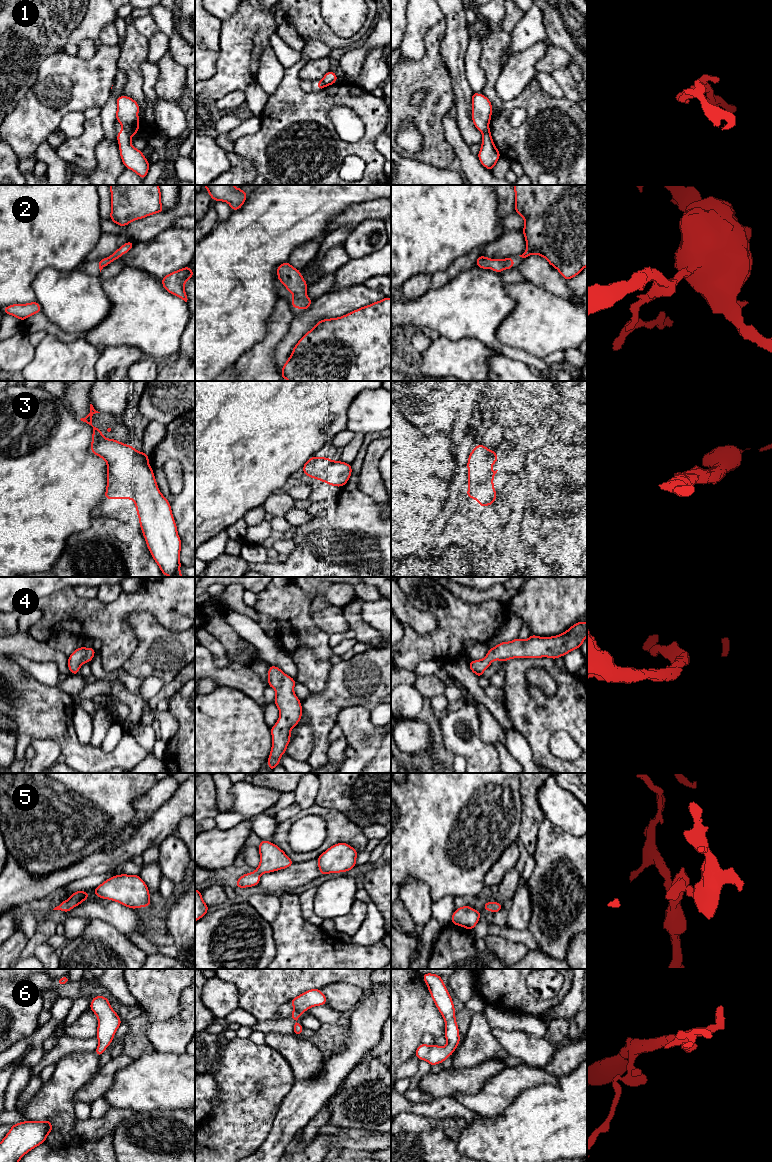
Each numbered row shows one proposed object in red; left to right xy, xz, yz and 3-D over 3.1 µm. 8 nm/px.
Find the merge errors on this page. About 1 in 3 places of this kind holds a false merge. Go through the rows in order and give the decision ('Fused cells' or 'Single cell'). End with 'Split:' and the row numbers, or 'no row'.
1: Fused cells
2: Single cell
3: Single cell
4: Single cell
5: Single cell
6: Single cell
Split: 1

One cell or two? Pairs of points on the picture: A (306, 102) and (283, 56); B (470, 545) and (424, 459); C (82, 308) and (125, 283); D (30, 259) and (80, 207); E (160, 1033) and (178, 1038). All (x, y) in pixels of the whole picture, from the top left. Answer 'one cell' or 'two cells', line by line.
A: two cells
B: two cells
C: two cells
D: one cell
E: one cell

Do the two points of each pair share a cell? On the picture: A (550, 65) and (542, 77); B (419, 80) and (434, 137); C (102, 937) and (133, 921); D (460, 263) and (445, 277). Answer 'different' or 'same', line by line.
A: different
B: same
C: different
D: same

